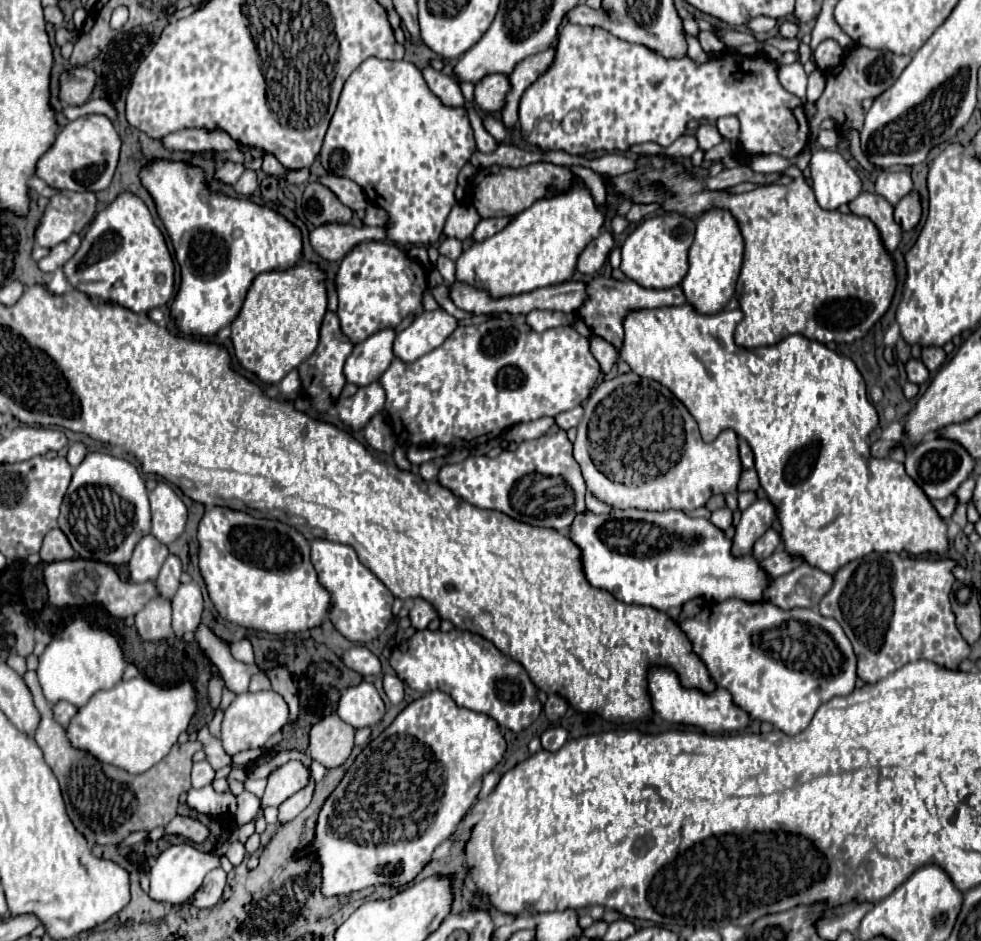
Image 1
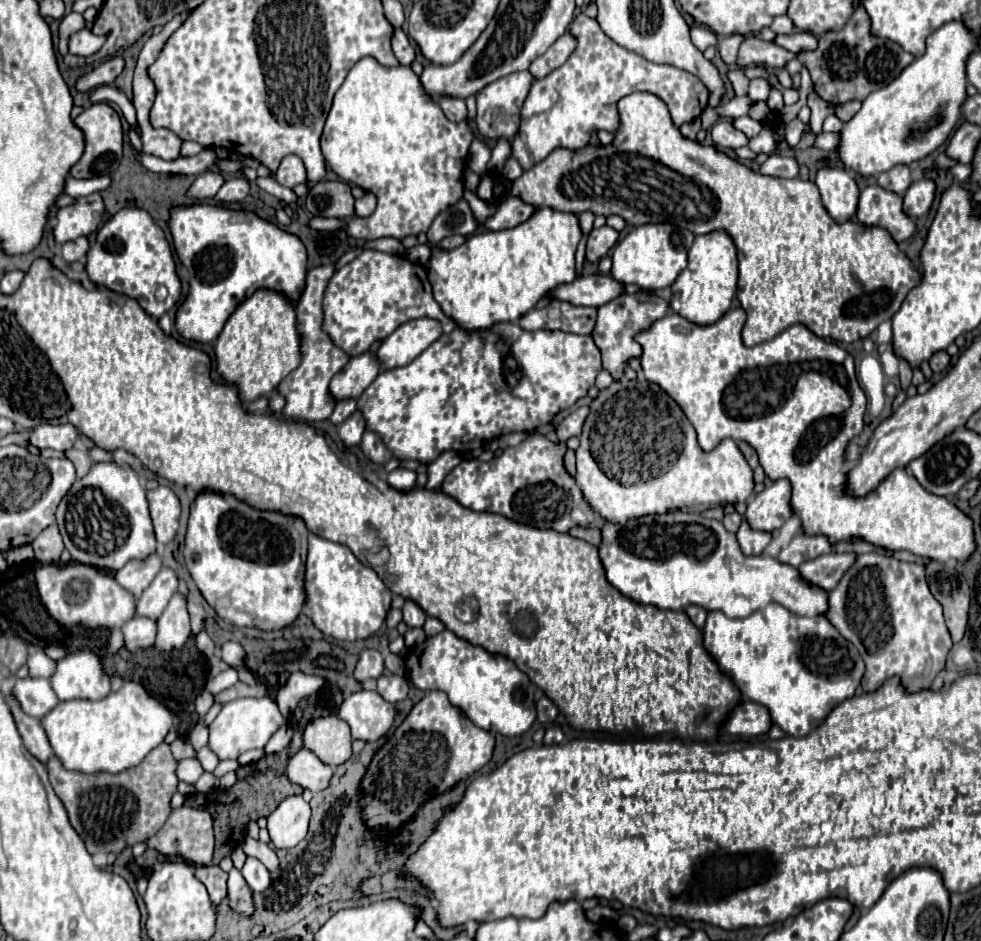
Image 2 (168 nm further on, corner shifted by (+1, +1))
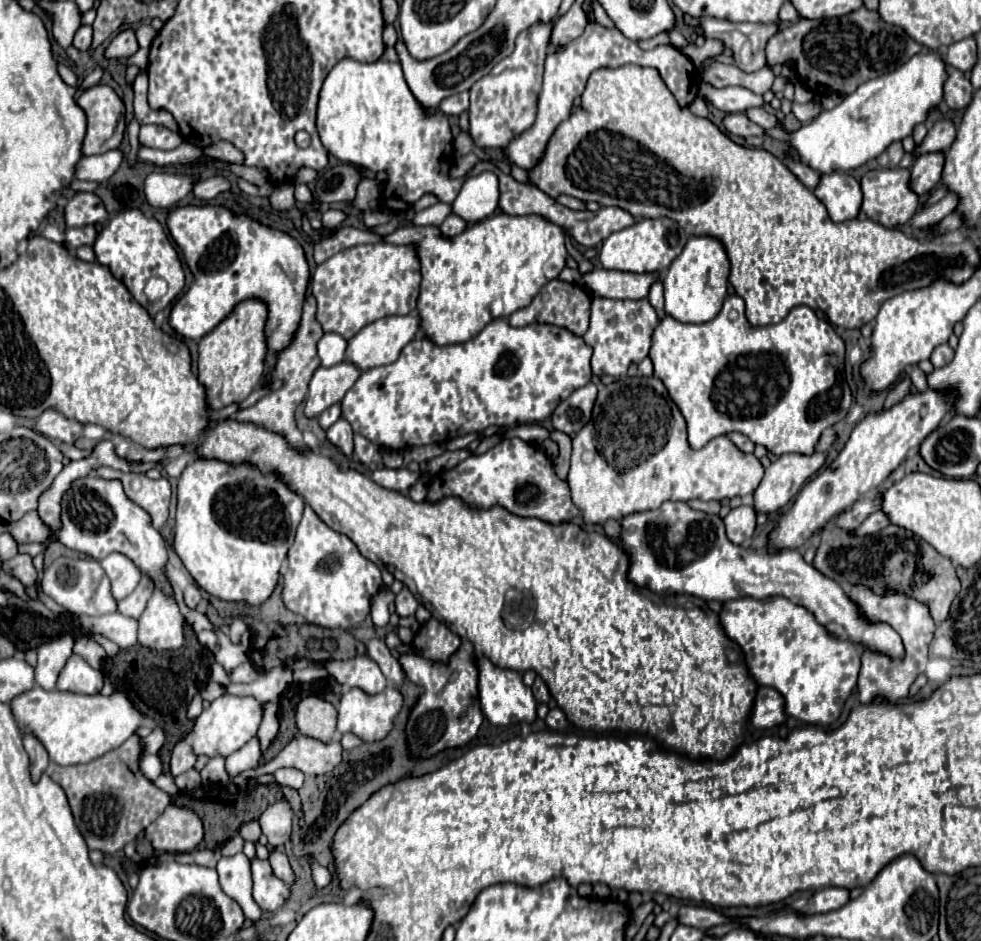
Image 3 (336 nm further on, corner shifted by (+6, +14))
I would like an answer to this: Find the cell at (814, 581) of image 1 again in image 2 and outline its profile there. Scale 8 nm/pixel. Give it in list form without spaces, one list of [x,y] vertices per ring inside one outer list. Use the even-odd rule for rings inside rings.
[[[826,553],[816,559],[810,559],[798,567],[800,577],[812,587],[820,587],[824,591],[832,591],[840,577],[852,567],[856,555],[854,553]]]

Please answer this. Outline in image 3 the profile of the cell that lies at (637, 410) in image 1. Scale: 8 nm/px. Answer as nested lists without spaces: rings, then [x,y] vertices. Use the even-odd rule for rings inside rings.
[[[635,376],[635,378],[619,378],[617,384],[613,386],[607,386],[607,390],[601,390],[599,394],[599,400],[595,402],[595,408],[593,408],[593,418],[587,426],[583,426],[583,430],[573,438],[573,454],[571,454],[571,470],[569,470],[569,476],[567,476],[567,486],[571,490],[571,500],[573,504],[579,508],[581,516],[583,516],[583,522],[585,524],[605,524],[609,518],[615,518],[615,520],[621,520],[623,516],[629,516],[629,514],[635,514],[635,512],[643,512],[643,510],[655,510],[659,508],[665,500],[673,500],[673,502],[687,502],[687,500],[693,500],[693,498],[699,498],[699,500],[723,500],[723,498],[735,498],[735,496],[745,496],[745,494],[753,494],[755,488],[759,486],[759,480],[763,478],[763,464],[759,462],[757,456],[753,454],[745,454],[741,452],[727,436],[717,436],[713,438],[707,446],[703,446],[701,450],[693,450],[687,442],[687,426],[685,426],[685,418],[681,416],[679,408],[675,406],[675,402],[669,398],[667,394],[667,388],[663,386],[663,382],[655,376],[651,378],[645,378],[645,376]]]

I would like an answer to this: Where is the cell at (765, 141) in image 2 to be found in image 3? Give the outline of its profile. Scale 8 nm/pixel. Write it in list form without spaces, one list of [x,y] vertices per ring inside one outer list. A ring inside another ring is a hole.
[[[925,48],[923,52],[913,56],[907,64],[903,64],[901,68],[861,84],[853,94],[845,96],[839,106],[835,106],[833,110],[823,110],[813,122],[803,124],[801,128],[793,130],[793,132],[787,132],[783,128],[773,128],[773,130],[767,130],[767,136],[783,140],[799,156],[799,160],[803,164],[807,164],[809,168],[813,168],[821,174],[823,172],[847,172],[847,170],[863,166],[867,160],[877,158],[891,142],[911,136],[913,126],[919,122],[925,122],[927,112],[943,100],[945,80],[947,80],[947,72],[945,72],[943,56],[937,50]]]

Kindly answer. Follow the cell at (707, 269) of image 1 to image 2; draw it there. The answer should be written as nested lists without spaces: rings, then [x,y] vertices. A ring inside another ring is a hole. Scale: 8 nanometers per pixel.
[[[726,231],[698,235],[688,251],[688,267],[672,283],[670,307],[672,311],[676,311],[678,315],[692,323],[710,325],[730,309],[732,297],[736,293],[736,281],[738,281],[738,257],[732,237]]]

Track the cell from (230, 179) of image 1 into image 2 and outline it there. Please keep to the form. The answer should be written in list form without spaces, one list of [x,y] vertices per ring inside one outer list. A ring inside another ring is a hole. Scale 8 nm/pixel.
[[[206,171],[206,173],[196,177],[196,181],[192,183],[188,195],[196,197],[196,199],[214,197],[224,183],[226,183],[226,179],[224,179],[224,175],[220,171]]]

